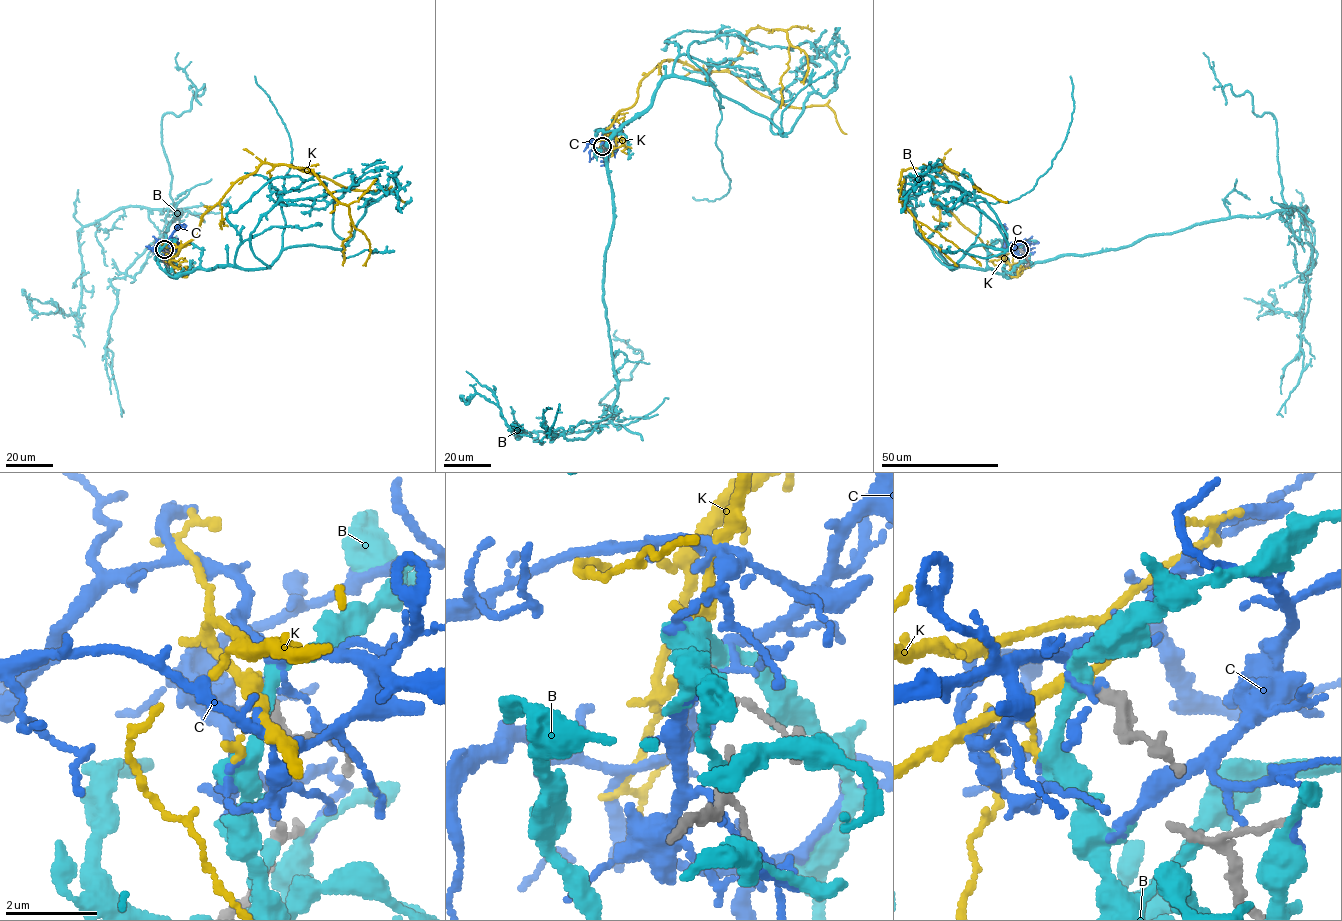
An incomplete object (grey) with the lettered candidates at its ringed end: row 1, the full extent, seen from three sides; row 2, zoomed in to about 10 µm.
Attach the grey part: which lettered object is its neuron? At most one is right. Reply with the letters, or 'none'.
K

